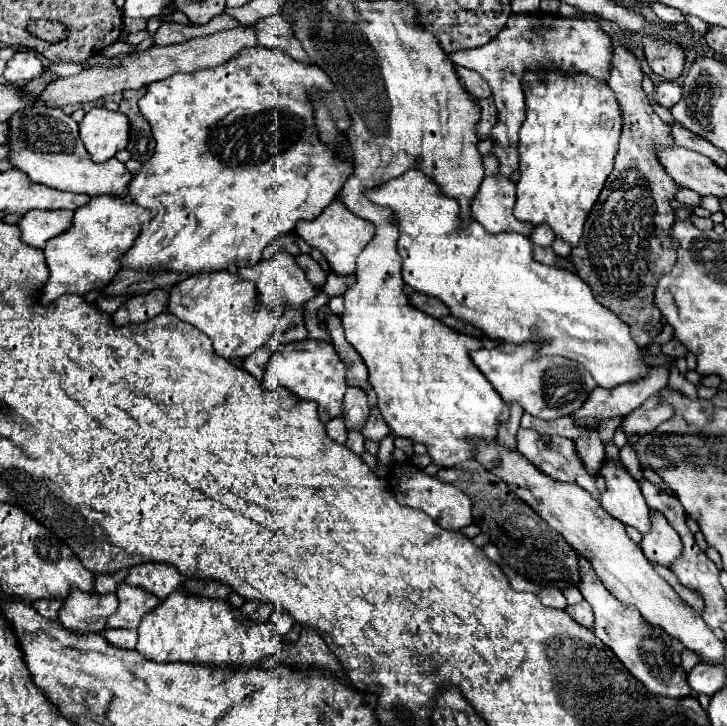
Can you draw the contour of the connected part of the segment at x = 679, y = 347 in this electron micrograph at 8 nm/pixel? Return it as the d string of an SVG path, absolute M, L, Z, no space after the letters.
M669 340L667 344L661 344L661 354L669 356L669 358L679 358L679 356L685 356L685 346L679 342L679 340Z

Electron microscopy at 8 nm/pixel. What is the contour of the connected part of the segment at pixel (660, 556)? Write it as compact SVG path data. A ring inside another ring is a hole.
M651 510L651 530L643 534L641 550L651 564L669 566L681 552L679 534L667 524L661 512Z

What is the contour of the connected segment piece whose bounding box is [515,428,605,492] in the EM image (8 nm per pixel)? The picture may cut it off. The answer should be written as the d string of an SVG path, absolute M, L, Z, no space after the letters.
M519 428L517 430L517 450L531 462L535 464L541 472L545 472L547 476L551 476L553 480L561 480L561 482L575 482L581 488L589 490L589 492L603 492L605 488L605 480L601 476L589 476L581 464L581 460L575 456L575 448L573 442L569 438L563 436L543 436L535 430L525 430Z

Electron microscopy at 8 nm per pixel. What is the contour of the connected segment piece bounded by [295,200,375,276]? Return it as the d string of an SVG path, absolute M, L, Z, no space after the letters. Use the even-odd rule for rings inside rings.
M333 200L321 212L321 216L317 216L315 220L299 220L295 226L295 234L299 234L299 238L303 238L311 248L317 248L327 258L327 262L335 274L349 276L355 272L357 256L371 242L371 238L375 234L375 226L371 222L355 216L353 212L349 212L343 202Z

